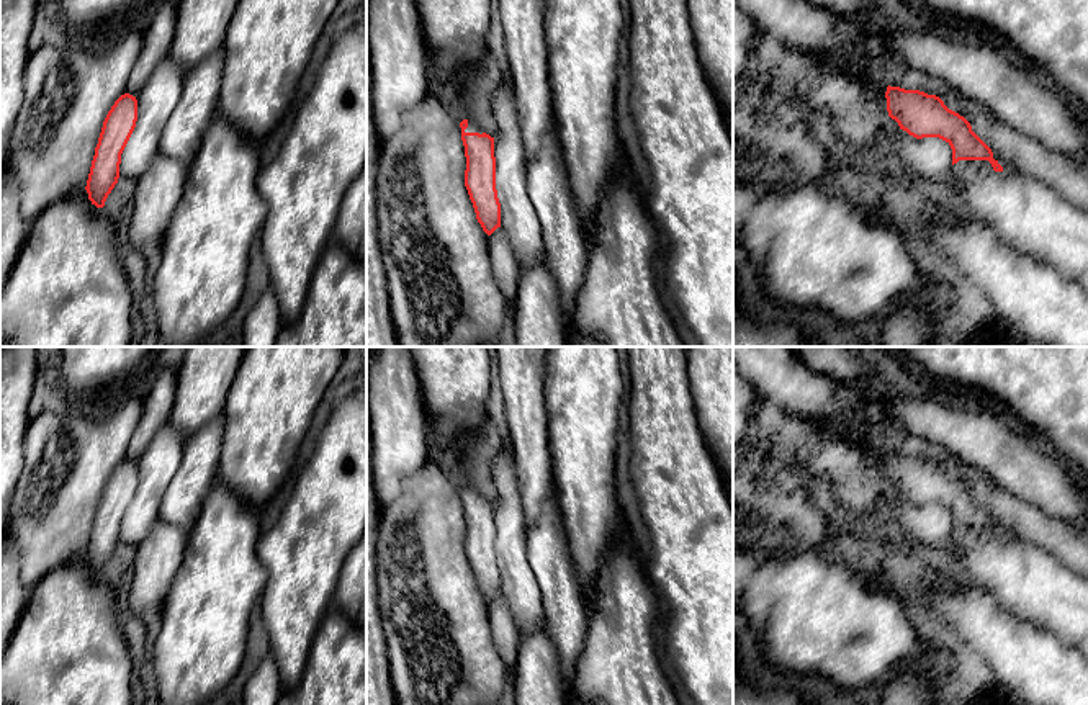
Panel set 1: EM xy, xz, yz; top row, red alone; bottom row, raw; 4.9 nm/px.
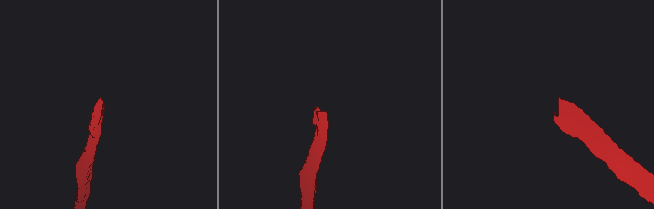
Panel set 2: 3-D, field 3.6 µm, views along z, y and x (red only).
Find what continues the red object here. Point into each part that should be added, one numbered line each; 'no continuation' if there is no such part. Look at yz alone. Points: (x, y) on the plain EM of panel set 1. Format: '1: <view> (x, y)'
1: yz (845, 429)

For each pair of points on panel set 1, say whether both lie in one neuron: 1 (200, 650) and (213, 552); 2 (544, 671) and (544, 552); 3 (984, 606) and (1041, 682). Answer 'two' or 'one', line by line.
1: one
2: two
3: one

